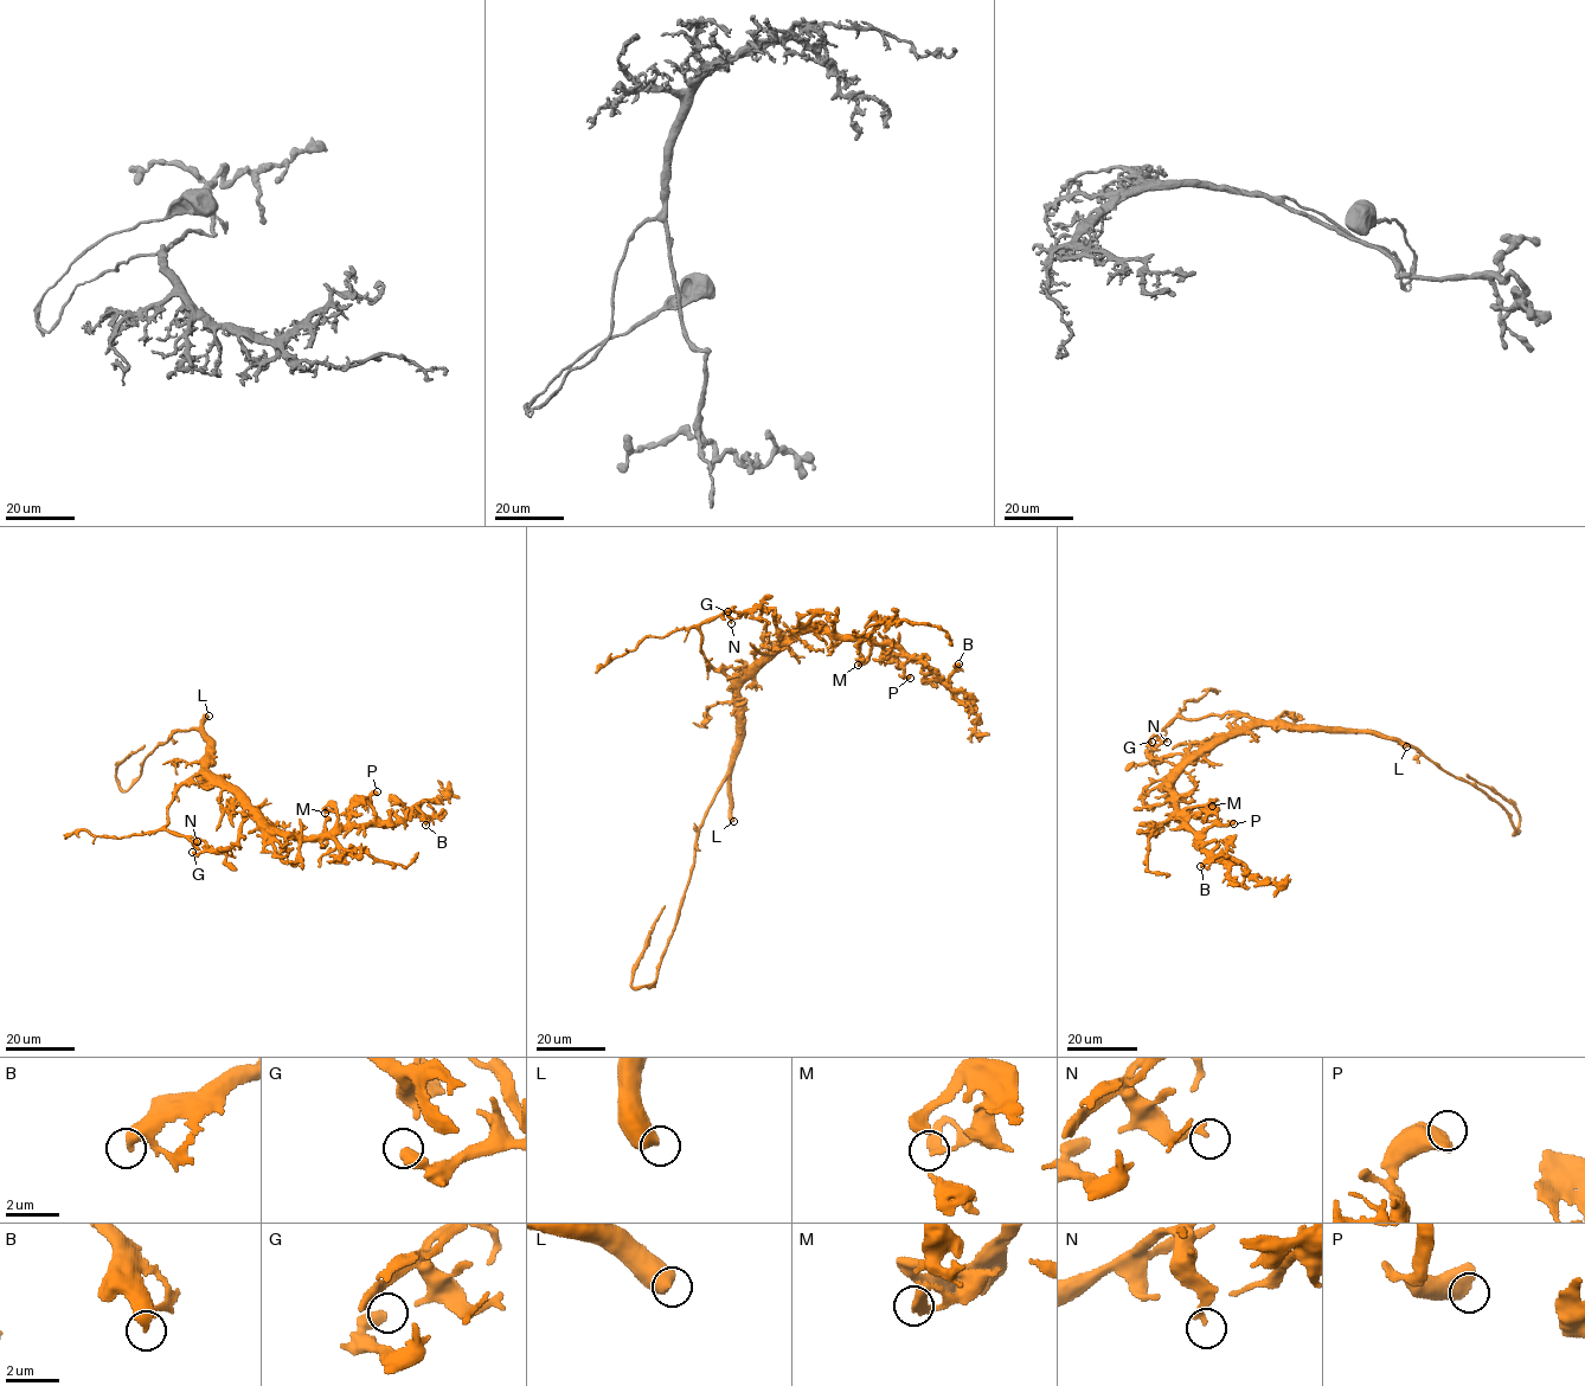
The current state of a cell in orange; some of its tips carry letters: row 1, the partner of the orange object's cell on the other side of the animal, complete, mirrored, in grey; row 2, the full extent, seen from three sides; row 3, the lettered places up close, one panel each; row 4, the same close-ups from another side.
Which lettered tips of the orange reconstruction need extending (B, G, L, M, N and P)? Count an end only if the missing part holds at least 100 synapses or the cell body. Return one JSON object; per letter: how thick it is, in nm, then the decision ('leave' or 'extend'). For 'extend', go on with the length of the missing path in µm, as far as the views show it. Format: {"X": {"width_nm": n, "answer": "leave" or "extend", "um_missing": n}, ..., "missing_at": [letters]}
{"B": {"width_nm": 340, "answer": "leave"}, "G": {"width_nm": 480, "answer": "leave"}, "L": {"width_nm": 550, "answer": "extend", "um_missing": 130}, "M": {"width_nm": 280, "answer": "leave"}, "N": {"width_nm": 280, "answer": "leave"}, "P": {"width_nm": 650, "answer": "leave"}, "missing_at": ["L"]}

